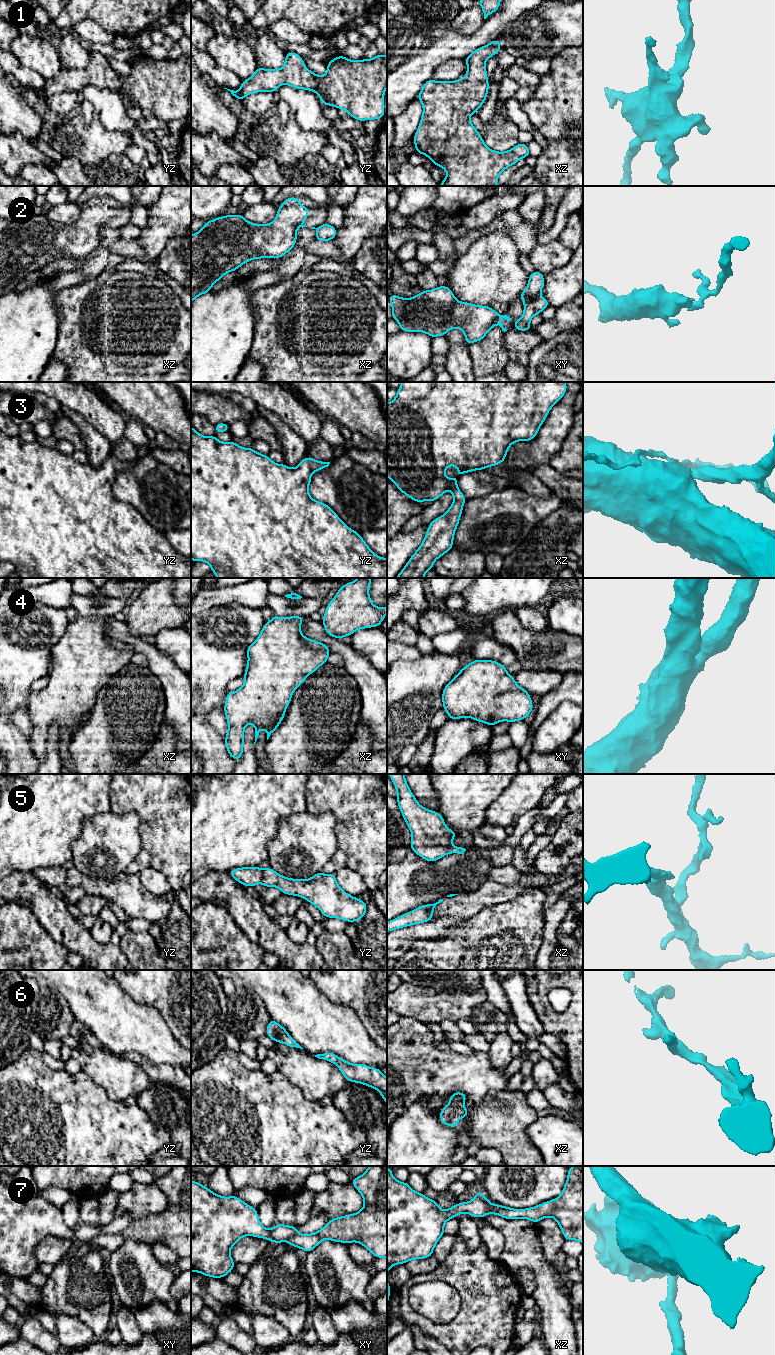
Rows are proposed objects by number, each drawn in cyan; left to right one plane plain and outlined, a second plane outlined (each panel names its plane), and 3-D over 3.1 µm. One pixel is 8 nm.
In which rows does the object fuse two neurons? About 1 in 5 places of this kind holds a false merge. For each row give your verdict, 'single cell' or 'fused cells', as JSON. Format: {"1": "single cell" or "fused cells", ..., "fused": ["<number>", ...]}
{"1": "single cell", "2": "fused cells", "3": "single cell", "4": "single cell", "5": "single cell", "6": "single cell", "7": "fused cells", "fused": ["2", "7"]}

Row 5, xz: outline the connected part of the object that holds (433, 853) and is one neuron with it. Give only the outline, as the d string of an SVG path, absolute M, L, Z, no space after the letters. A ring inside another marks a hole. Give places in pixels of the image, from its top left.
M388 774L397 791L396 800L402 816L412 834L410 848L420 857L435 862L444 857L446 854L458 853L463 854L466 849L452 845L452 841L457 835L455 831L450 830L444 822L444 818L437 812L424 808L416 800L411 792L405 774Z

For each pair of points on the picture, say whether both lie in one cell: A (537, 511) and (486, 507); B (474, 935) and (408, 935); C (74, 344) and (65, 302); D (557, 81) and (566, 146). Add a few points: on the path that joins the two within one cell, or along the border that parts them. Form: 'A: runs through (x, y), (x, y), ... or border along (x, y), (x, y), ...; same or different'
A: runs through (524, 511), (499, 511); same
B: border along (462, 921), (438, 938), (420, 940); different
C: runs through (74, 334), (74, 312); same
D: runs through (563, 97), (563, 130); same

